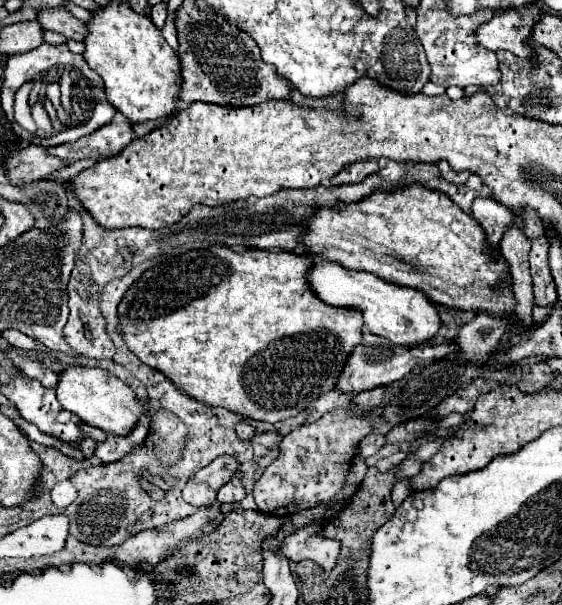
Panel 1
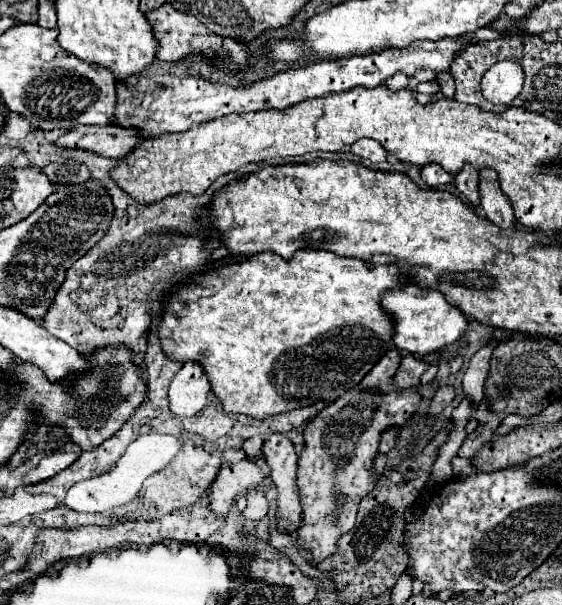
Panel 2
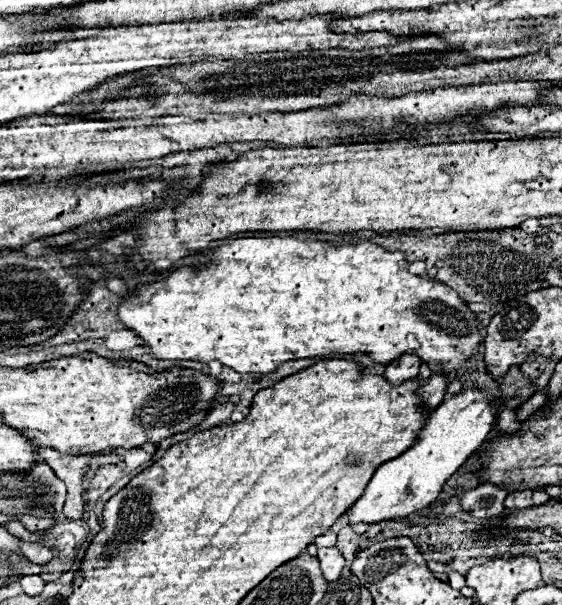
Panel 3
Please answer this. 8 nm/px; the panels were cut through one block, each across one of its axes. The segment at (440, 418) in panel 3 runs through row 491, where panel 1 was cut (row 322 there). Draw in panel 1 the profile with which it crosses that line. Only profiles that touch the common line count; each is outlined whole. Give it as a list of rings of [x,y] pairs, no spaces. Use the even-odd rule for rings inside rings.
[[[314,262],[314,268],[310,270],[310,286],[318,298],[332,306],[362,310],[366,330],[400,346],[428,344],[428,340],[432,340],[440,330],[438,310],[420,290],[388,284],[370,272],[346,270],[334,262]]]

